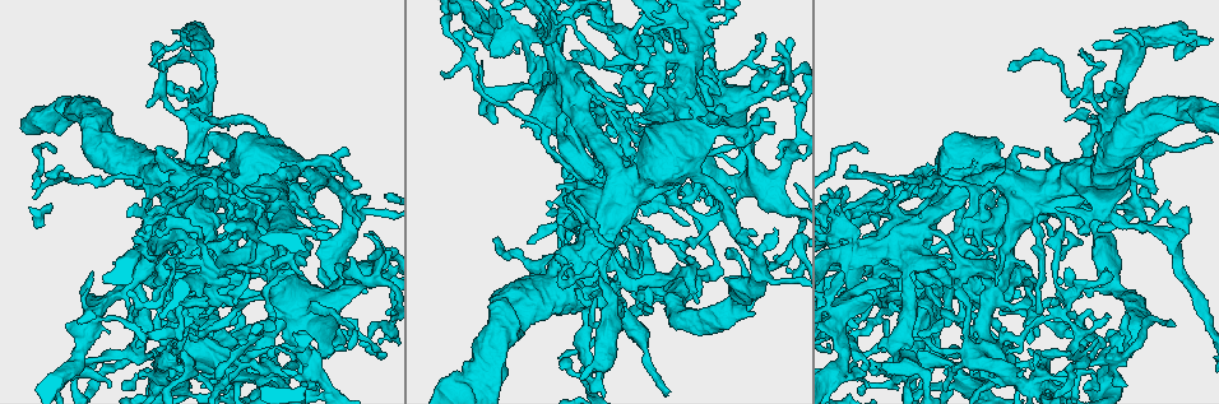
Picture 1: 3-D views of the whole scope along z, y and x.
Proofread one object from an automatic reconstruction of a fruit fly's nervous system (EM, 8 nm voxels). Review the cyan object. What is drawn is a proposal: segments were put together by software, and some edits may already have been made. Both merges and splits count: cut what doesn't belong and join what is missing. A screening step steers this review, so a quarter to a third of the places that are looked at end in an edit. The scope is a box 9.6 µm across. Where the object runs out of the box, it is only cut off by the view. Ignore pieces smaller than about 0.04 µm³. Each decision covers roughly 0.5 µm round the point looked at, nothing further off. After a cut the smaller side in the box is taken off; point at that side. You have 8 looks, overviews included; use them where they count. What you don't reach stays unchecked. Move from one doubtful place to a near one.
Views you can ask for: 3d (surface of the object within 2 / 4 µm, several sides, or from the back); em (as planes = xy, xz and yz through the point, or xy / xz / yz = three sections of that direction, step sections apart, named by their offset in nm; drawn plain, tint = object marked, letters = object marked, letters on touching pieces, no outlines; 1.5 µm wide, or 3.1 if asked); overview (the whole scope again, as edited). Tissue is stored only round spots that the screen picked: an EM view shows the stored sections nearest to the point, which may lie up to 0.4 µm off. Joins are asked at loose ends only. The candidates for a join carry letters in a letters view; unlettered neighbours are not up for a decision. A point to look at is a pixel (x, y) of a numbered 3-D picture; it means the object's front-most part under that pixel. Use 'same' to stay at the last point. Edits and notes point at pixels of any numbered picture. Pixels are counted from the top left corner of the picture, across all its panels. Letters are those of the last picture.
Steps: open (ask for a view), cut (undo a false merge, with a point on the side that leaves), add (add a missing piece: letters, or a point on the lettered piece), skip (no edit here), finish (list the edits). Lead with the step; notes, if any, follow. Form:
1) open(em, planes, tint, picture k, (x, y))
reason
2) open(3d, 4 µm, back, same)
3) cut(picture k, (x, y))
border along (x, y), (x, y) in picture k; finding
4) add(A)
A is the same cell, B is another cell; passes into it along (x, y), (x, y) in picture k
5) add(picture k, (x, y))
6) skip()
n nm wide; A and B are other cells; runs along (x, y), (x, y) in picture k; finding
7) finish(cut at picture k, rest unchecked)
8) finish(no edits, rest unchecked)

open(3d, 2 µm, picture 1, (735, 67))
calibre changes

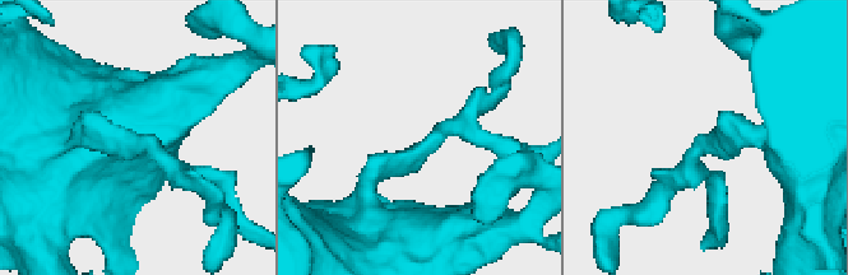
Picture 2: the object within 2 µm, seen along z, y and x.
open(em, planes, plain, picture 2, (135, 142))
now the EM

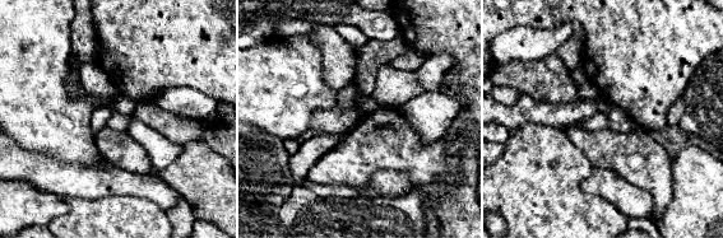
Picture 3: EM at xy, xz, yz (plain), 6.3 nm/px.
open(em, planes, letters, same)
see the neighbours

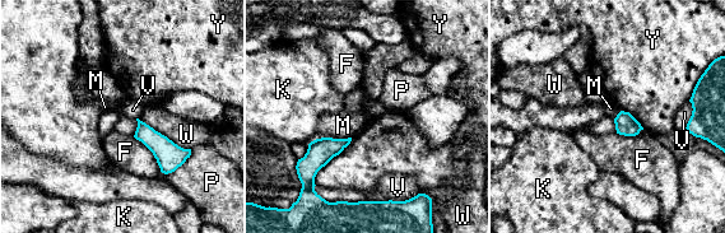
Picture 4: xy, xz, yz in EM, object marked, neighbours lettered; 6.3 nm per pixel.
skip()
30 nm wide; F, K, M, P, V, W and Y are other cells; border along (352, 138), (317, 172), (315, 185) in picture 4; continuous, no second neuron

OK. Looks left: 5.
open(3d, 4 µm, picture 1, (930, 347))
narrows sharply

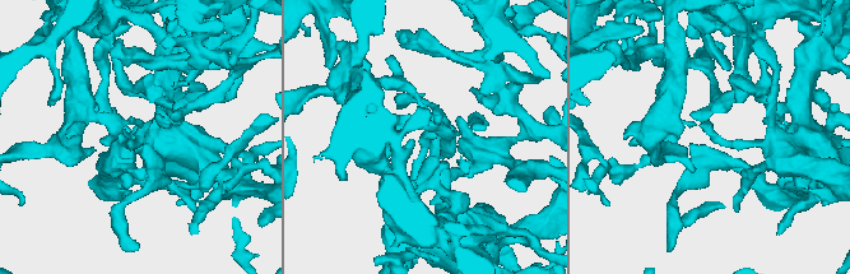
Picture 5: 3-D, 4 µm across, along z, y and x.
open(em, planes, letters, picture 5, (716, 134))

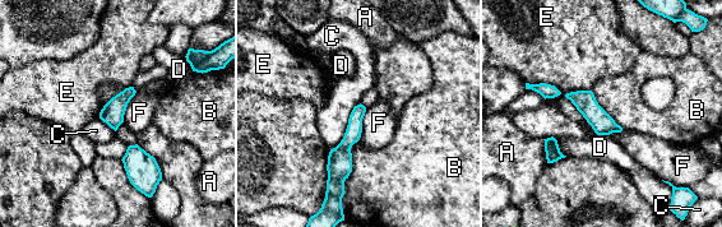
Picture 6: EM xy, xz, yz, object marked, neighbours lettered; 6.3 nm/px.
skip()
A, B, C, D, E and F are other cells; one neuron here

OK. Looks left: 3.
open(em, planes, letters, picture 1, (210, 220))
four arms meet

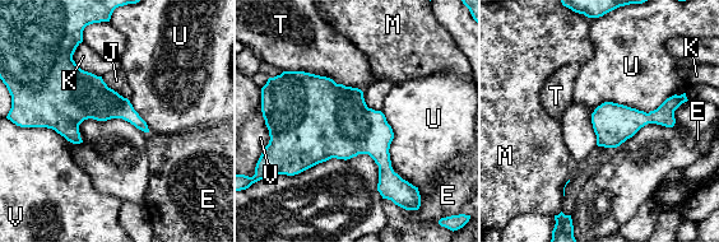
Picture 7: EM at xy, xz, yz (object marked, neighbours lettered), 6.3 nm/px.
skip()
E, J, K, M, T, U and V are other cells; all the same neuron

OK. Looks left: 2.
finish(no edits, rest unchecked)

